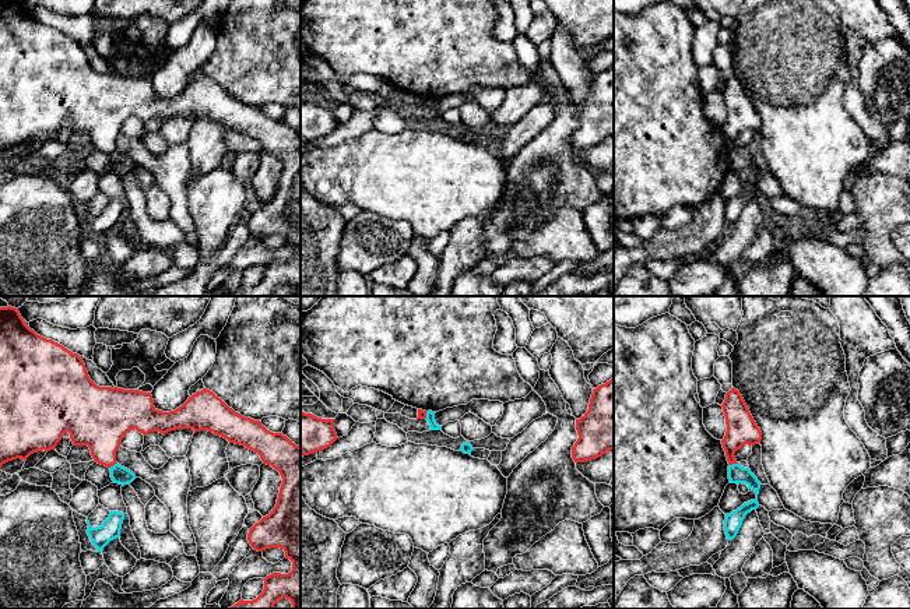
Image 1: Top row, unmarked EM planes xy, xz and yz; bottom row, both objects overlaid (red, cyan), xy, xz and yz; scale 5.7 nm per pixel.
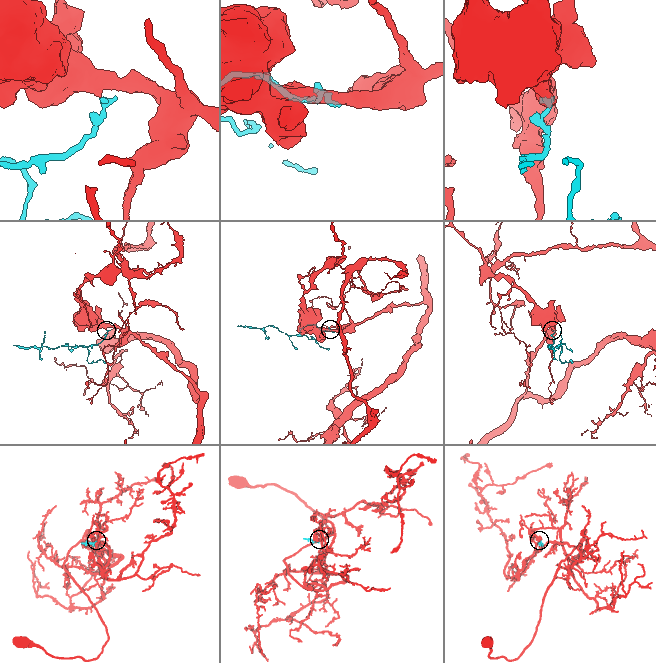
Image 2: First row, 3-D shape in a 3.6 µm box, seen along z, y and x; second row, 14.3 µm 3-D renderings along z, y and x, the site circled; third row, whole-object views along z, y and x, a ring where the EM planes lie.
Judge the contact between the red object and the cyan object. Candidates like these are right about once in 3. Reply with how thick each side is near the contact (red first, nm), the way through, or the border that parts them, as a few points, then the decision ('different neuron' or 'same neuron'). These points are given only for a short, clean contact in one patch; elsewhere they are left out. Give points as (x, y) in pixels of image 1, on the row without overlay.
300 nm thick on the red side, 100 nm on the other; border along xy (116, 150), (109, 155); different neuron

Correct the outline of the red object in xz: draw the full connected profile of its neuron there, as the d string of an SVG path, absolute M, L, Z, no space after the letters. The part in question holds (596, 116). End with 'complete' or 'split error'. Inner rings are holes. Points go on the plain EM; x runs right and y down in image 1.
M614 66L593 77L588 98L576 106L577 129L572 145L591 148L614 137Z; complete

